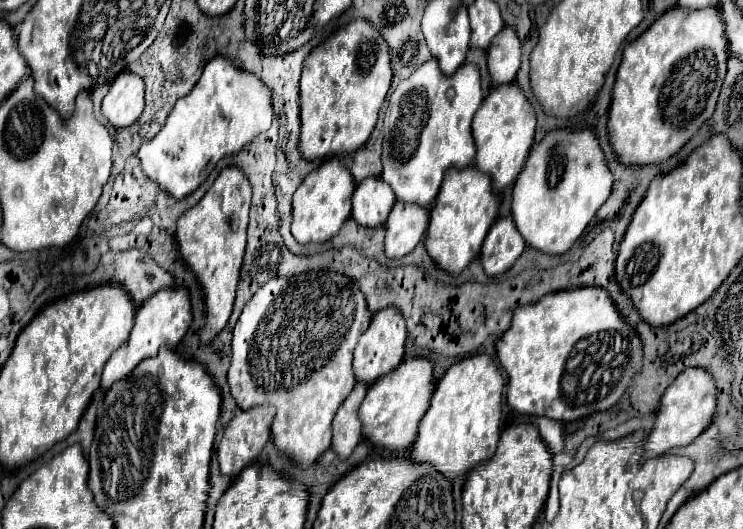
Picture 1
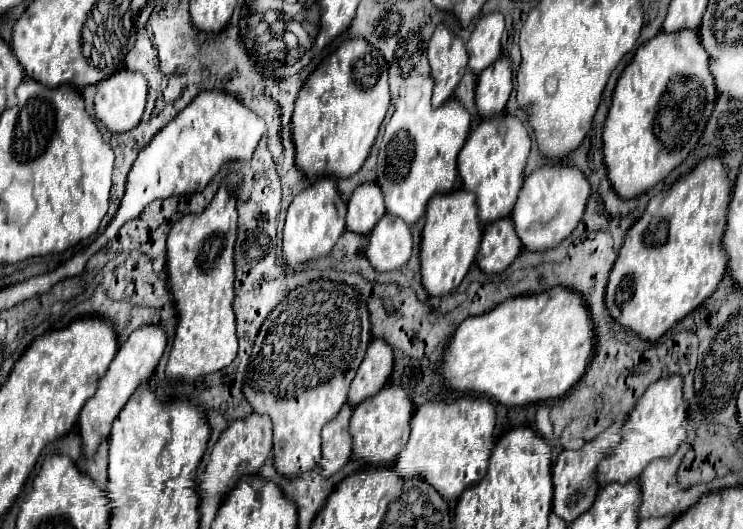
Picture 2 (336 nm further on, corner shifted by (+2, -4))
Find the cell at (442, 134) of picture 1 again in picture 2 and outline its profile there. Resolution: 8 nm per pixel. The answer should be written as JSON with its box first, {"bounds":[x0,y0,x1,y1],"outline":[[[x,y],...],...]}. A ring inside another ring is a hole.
{"bounds":[378,76,470,224],"outline":[[[412,76],[400,86],[400,96],[394,104],[396,110],[386,124],[384,140],[380,144],[380,154],[378,154],[378,184],[384,192],[386,210],[388,214],[406,220],[406,224],[416,224],[424,216],[426,204],[434,194],[450,192],[454,188],[458,176],[456,158],[470,130],[470,114],[456,98],[446,100],[446,104],[442,104],[440,108],[430,106],[432,88],[434,88],[432,76]]]}

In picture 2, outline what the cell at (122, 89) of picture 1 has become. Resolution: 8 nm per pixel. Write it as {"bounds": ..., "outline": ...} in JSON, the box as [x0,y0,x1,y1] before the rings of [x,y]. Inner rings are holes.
{"bounds":[96,70,148,132],"outline":[[[120,70],[96,88],[96,118],[104,122],[110,132],[128,132],[140,122],[148,94],[144,74]]]}

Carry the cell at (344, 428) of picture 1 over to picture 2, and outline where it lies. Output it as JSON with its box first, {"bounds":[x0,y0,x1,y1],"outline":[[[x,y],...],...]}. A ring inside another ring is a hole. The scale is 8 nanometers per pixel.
{"bounds":[320,404,352,478],"outline":[[[344,404],[342,410],[336,414],[336,418],[330,420],[322,428],[322,458],[324,458],[324,462],[320,462],[320,468],[322,468],[322,476],[326,476],[326,478],[336,474],[350,460],[350,454],[352,454],[352,436],[348,432],[350,416],[352,416],[352,406]]]}

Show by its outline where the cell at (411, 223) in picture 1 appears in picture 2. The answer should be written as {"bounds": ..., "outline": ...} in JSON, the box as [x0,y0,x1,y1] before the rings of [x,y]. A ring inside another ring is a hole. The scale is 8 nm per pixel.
{"bounds":[366,214,412,272],"outline":[[[386,214],[370,234],[366,256],[380,272],[398,270],[412,254],[412,232],[404,220]]]}

